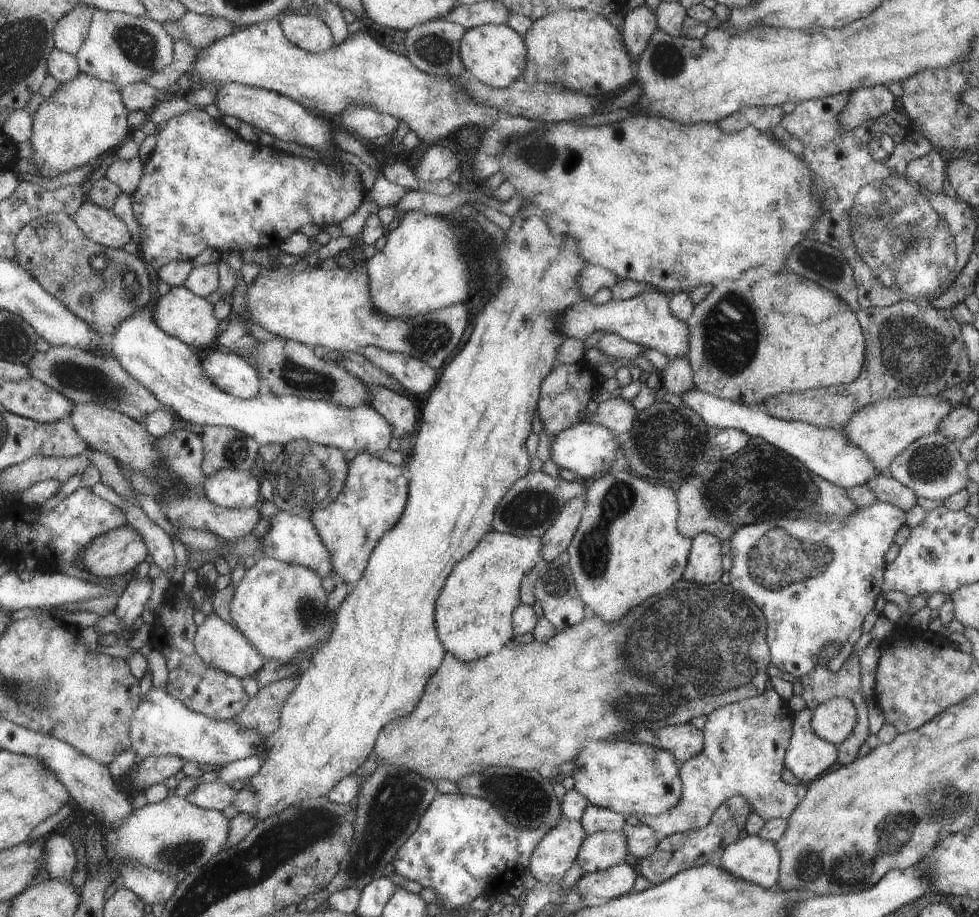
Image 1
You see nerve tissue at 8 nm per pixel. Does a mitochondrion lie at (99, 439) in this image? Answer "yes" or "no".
no

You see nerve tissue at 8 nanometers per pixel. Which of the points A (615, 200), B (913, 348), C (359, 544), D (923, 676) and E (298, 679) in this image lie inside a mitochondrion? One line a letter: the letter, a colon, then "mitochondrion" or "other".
A: other
B: mitochondrion
C: other
D: mitochondrion
E: other

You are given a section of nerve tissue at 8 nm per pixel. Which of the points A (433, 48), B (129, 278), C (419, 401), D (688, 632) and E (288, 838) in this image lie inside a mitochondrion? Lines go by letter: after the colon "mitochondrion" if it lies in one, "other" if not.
A: mitochondrion
B: mitochondrion
C: other
D: mitochondrion
E: mitochondrion

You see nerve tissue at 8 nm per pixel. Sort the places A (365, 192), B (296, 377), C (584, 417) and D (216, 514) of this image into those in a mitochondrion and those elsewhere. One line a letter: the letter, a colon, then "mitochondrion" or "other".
A: other
B: mitochondrion
C: other
D: other

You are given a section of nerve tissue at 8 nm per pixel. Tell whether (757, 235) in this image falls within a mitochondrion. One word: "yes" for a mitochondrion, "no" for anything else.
no

